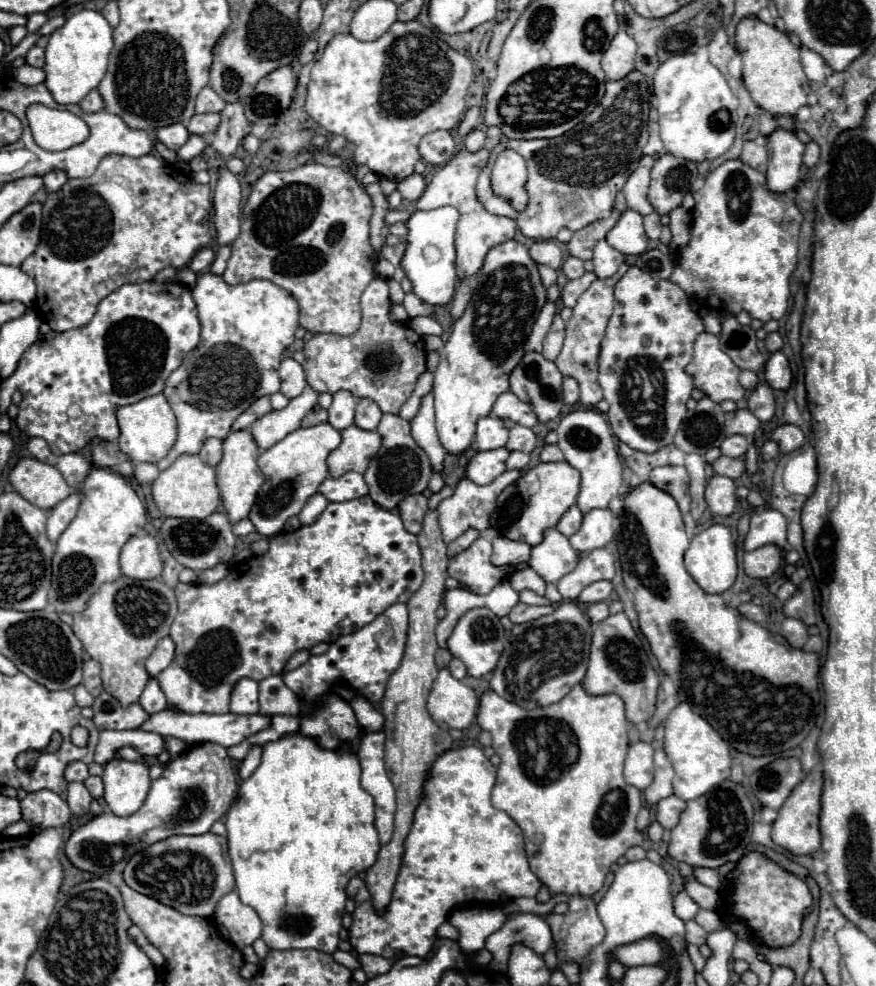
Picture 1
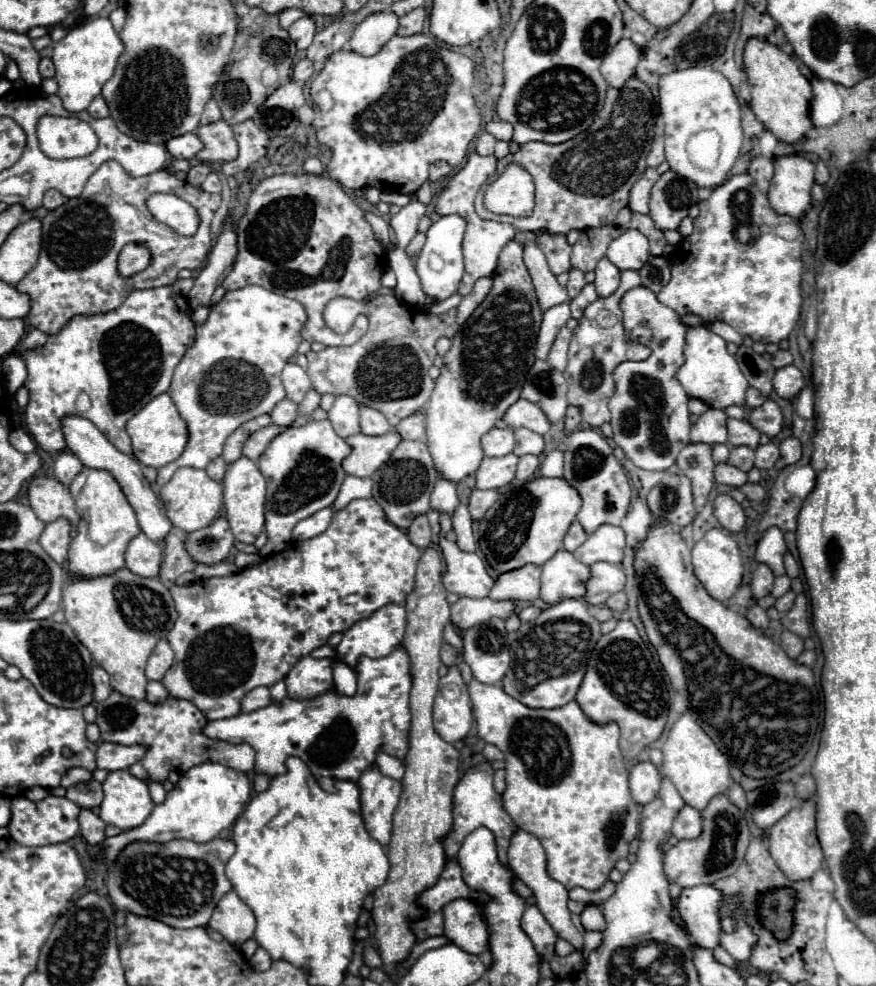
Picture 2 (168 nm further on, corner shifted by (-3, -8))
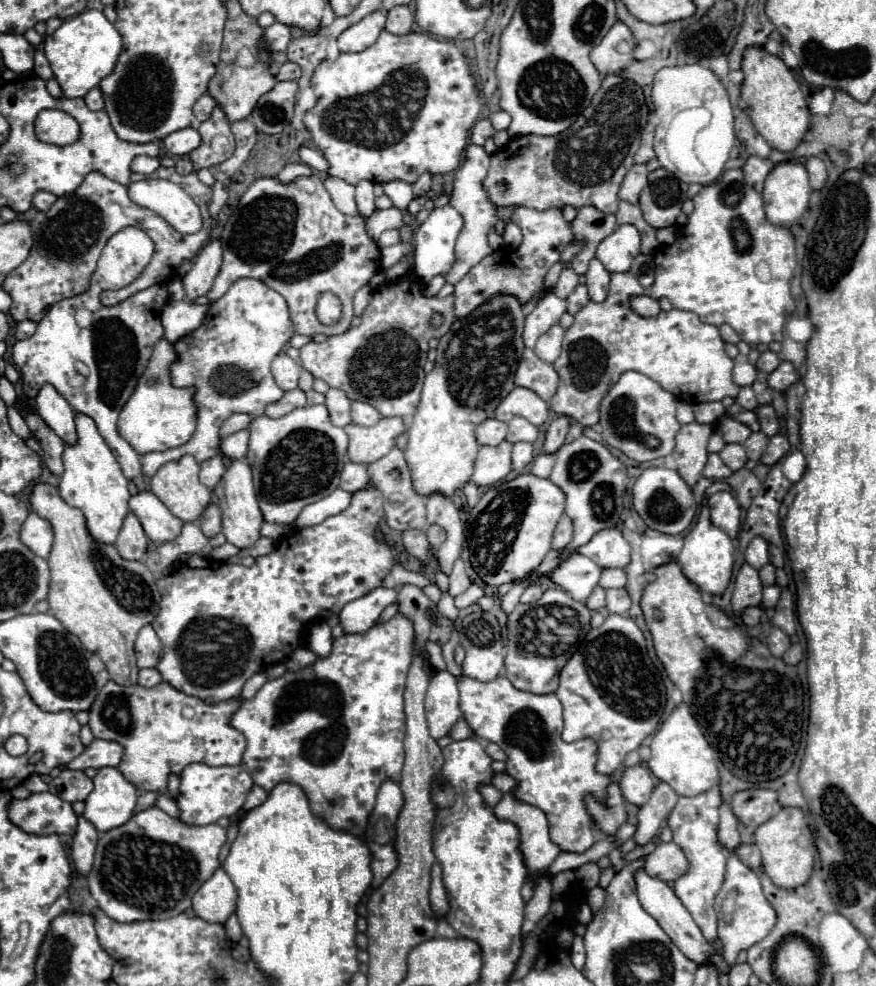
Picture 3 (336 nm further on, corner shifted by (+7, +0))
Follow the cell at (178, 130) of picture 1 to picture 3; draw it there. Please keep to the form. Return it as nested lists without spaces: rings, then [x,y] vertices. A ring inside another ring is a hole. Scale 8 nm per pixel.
[[[189,126],[189,128],[177,130],[177,132],[169,134],[169,136],[165,136],[163,138],[163,144],[165,144],[165,148],[171,154],[185,156],[185,154],[189,154],[191,150],[195,150],[201,144],[201,136],[199,136],[199,132],[195,128]]]

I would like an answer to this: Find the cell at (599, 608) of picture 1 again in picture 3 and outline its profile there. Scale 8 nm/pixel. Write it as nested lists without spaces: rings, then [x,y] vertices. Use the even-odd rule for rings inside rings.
[[[595,588],[593,594],[587,598],[587,608],[589,610],[601,610],[605,606],[605,590],[603,588]]]

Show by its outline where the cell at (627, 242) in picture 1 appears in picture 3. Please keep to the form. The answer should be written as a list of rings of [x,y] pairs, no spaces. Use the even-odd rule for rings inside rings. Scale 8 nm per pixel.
[[[629,224],[617,226],[617,230],[597,246],[597,258],[609,272],[627,272],[637,254],[639,232]]]

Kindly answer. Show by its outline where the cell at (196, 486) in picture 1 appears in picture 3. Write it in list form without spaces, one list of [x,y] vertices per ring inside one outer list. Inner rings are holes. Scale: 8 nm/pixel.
[[[183,456],[177,462],[163,464],[157,470],[157,474],[151,478],[153,494],[157,494],[157,498],[161,498],[161,502],[171,510],[171,514],[177,516],[183,522],[195,522],[211,502],[213,490],[203,486],[199,482],[197,474],[199,474],[199,464],[195,462],[195,458],[193,456]]]

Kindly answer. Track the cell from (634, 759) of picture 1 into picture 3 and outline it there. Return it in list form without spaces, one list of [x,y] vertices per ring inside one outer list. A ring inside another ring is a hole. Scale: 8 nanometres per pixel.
[[[637,764],[637,766],[623,770],[619,786],[621,786],[621,794],[627,802],[641,806],[649,800],[649,794],[655,786],[655,778],[645,764]]]

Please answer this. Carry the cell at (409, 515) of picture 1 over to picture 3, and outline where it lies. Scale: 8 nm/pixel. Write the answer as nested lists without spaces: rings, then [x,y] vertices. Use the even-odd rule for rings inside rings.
[[[405,530],[403,532],[403,546],[411,556],[419,558],[425,564],[429,564],[433,560],[433,556],[429,554],[429,540],[423,530]]]

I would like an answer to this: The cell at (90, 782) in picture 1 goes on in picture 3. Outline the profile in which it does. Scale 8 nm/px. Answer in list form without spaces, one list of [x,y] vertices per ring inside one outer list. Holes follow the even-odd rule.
[[[63,770],[49,784],[49,792],[57,794],[65,802],[85,800],[93,790],[93,780],[85,776],[83,770]]]

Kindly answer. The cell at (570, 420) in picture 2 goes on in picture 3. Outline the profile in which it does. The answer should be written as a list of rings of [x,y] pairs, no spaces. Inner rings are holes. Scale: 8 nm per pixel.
[[[559,416],[555,418],[549,428],[547,428],[547,436],[545,436],[545,452],[557,452],[567,436],[569,430],[569,418],[567,416]]]

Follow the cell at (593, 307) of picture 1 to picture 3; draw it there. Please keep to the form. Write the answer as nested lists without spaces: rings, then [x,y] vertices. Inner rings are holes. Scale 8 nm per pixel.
[[[617,272],[617,274],[611,274],[611,286],[605,302],[601,304],[587,302],[575,314],[573,326],[565,330],[563,352],[553,362],[553,368],[561,378],[559,390],[549,402],[555,414],[565,414],[577,420],[581,426],[597,424],[601,398],[609,392],[613,382],[617,382],[617,378],[625,370],[647,374],[649,378],[659,382],[665,390],[669,390],[677,400],[691,402],[691,404],[723,400],[725,396],[731,396],[731,398],[737,396],[739,386],[733,382],[733,376],[731,376],[735,364],[723,350],[725,342],[719,336],[719,328],[713,324],[701,322],[697,314],[685,312],[685,310],[671,310],[671,312],[661,312],[655,318],[641,318],[629,310],[629,296],[637,296],[637,294],[643,294],[643,286],[637,282],[637,278],[633,278],[633,274],[629,272]]]

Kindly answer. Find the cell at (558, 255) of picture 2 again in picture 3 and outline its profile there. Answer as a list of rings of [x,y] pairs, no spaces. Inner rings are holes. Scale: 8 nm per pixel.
[[[515,208],[511,218],[523,232],[523,242],[517,250],[501,248],[491,256],[483,258],[477,266],[469,270],[469,274],[455,284],[455,316],[465,316],[475,310],[485,298],[493,294],[517,294],[521,304],[531,298],[541,298],[543,294],[543,276],[547,270],[559,262],[561,250],[573,242],[571,224],[565,222],[561,210],[529,210],[529,208]]]

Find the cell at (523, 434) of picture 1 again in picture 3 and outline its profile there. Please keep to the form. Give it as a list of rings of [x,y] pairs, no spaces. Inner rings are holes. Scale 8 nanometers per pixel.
[[[515,416],[511,422],[509,422],[509,434],[507,434],[507,440],[509,442],[535,442],[537,440],[537,434],[539,434],[539,428],[533,426],[531,422],[527,422],[525,418],[521,416]]]

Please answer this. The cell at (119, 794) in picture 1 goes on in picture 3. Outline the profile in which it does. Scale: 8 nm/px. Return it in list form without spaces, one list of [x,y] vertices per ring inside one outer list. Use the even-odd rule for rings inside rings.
[[[111,766],[101,768],[97,772],[97,776],[93,778],[93,784],[95,784],[95,788],[85,800],[83,816],[89,818],[89,822],[93,822],[99,832],[107,832],[111,828],[123,826],[133,816],[133,810],[135,810],[135,802],[137,802],[135,786],[125,780],[125,776],[119,772],[119,768],[111,768]]]

